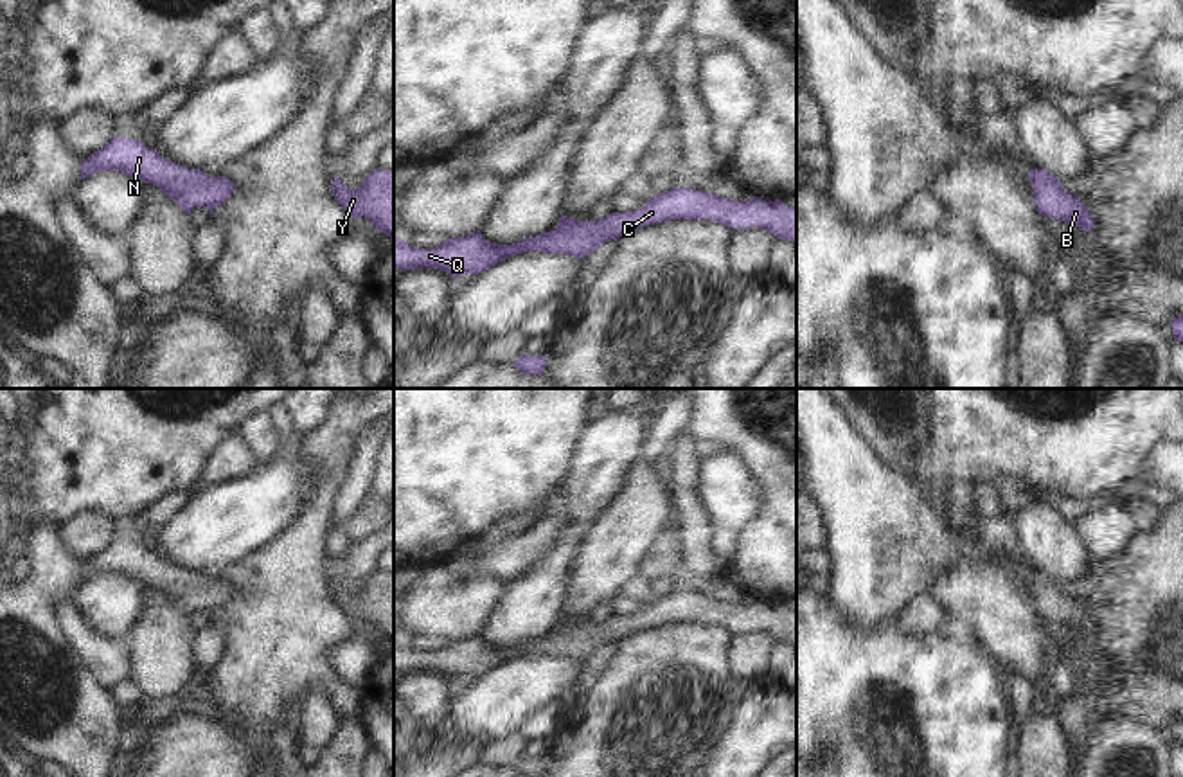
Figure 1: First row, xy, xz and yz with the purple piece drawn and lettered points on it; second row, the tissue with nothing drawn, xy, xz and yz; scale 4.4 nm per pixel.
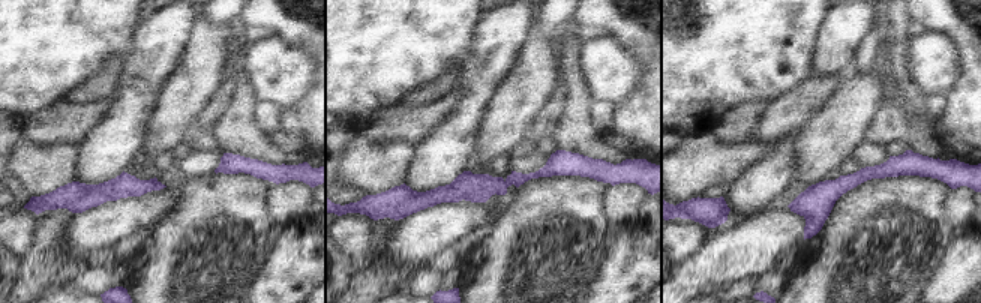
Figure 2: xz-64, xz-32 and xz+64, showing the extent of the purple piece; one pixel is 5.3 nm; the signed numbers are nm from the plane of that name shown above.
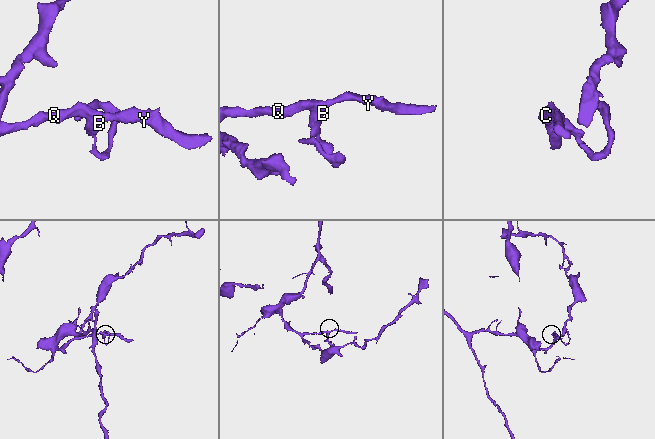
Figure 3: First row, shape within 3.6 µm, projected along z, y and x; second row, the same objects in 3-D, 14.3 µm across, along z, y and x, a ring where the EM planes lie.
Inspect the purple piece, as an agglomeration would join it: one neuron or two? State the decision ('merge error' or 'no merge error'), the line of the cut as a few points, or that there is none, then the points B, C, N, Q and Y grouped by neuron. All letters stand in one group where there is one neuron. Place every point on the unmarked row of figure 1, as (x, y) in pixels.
no merge error; cut none; groups B C N Q Y

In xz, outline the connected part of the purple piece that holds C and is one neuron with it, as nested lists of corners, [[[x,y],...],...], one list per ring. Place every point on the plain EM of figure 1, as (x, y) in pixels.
[[[674,590],[663,597],[654,597],[647,608],[635,615],[611,615],[597,624],[579,624],[561,617],[559,628],[552,635],[525,640],[512,648],[496,648],[473,635],[466,640],[451,640],[435,651],[412,651],[401,640],[394,640],[394,671],[439,671],[453,682],[471,676],[478,678],[487,671],[523,655],[565,656],[584,662],[606,644],[654,626],[669,622],[712,622],[735,633],[760,630],[784,644],[796,644],[796,612],[782,603],[766,604],[753,599],[748,604]]]

